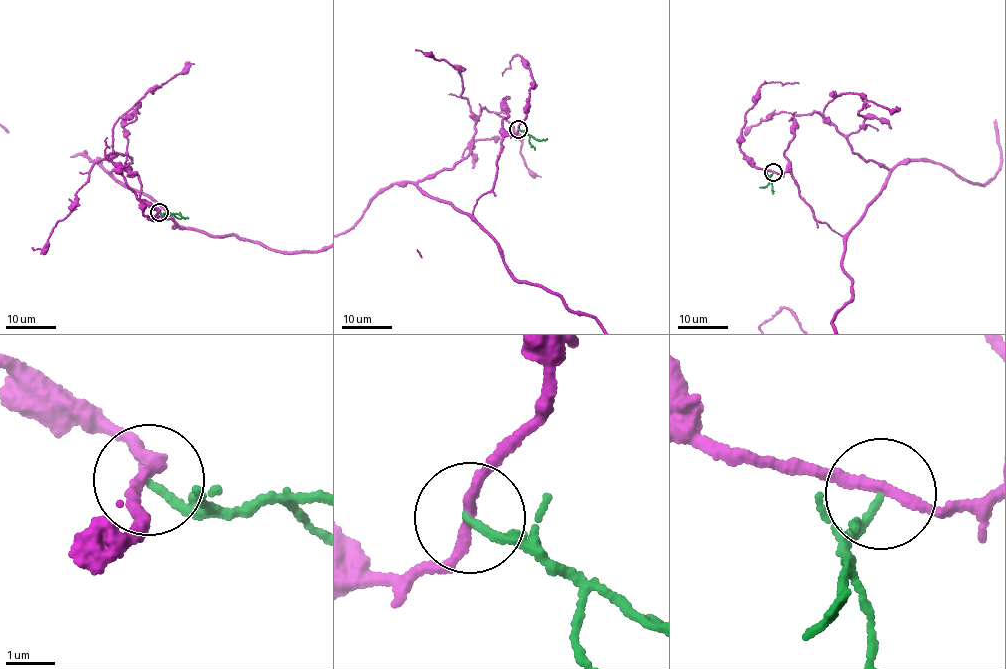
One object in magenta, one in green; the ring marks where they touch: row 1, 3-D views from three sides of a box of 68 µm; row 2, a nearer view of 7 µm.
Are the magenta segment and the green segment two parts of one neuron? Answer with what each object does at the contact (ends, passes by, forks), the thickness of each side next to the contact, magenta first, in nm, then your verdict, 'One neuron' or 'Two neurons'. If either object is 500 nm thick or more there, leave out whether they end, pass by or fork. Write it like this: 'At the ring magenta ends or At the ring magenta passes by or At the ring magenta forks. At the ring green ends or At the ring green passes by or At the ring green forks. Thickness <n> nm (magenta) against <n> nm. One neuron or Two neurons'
At the ring magenta passes by. At the ring green ends. Thickness 200 nm (magenta) against 140 nm. Two neurons

